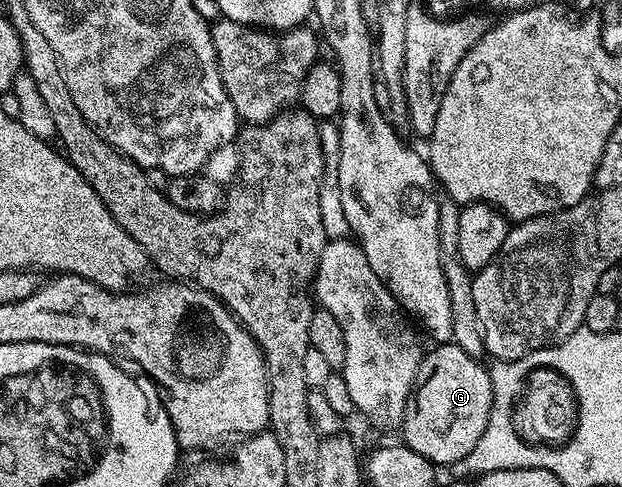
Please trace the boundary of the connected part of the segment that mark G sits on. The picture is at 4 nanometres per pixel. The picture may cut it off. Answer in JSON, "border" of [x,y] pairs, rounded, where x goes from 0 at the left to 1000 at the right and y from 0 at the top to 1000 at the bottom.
{"border":[[[728,702],[706,704],[678,733],[666,799],[653,821],[643,889],[656,918],[669,924],[669,932],[682,932],[699,957],[735,957],[748,936],[759,932],[785,875],[797,823],[789,758],[775,745],[770,733],[746,727]]]}

